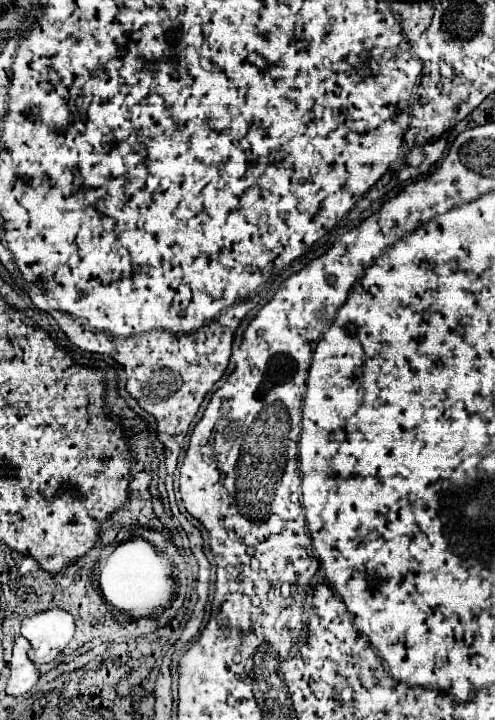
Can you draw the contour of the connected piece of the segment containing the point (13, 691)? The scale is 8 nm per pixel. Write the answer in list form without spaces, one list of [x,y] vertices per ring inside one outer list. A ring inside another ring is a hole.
[[[19,636],[13,644],[13,656],[9,662],[11,674],[9,674],[9,682],[7,682],[7,694],[11,694],[11,696],[27,694],[39,680],[39,672],[37,672],[35,664],[27,658],[27,650],[29,650],[29,640]]]

